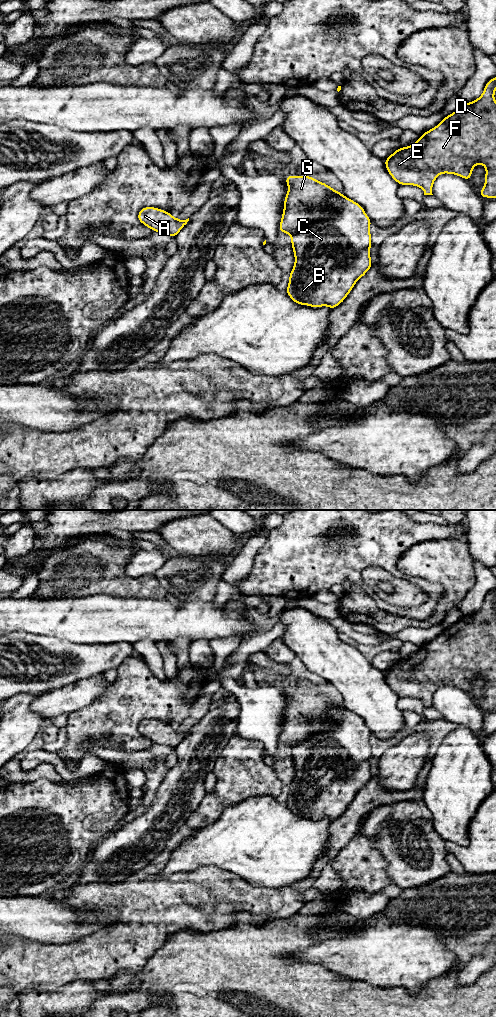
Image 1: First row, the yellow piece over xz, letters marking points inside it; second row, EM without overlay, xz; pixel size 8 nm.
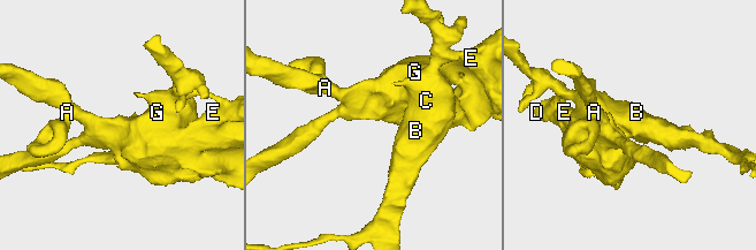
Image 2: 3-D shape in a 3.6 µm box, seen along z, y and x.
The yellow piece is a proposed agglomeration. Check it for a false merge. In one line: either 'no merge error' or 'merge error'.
merge error

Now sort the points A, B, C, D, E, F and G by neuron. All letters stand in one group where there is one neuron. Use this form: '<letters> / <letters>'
A D E F G / B C

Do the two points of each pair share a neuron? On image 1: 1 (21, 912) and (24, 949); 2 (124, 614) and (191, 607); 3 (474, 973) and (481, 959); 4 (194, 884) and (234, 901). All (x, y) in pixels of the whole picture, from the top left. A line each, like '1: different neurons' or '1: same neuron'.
1: different neurons
2: same neuron
3: same neuron
4: same neuron

